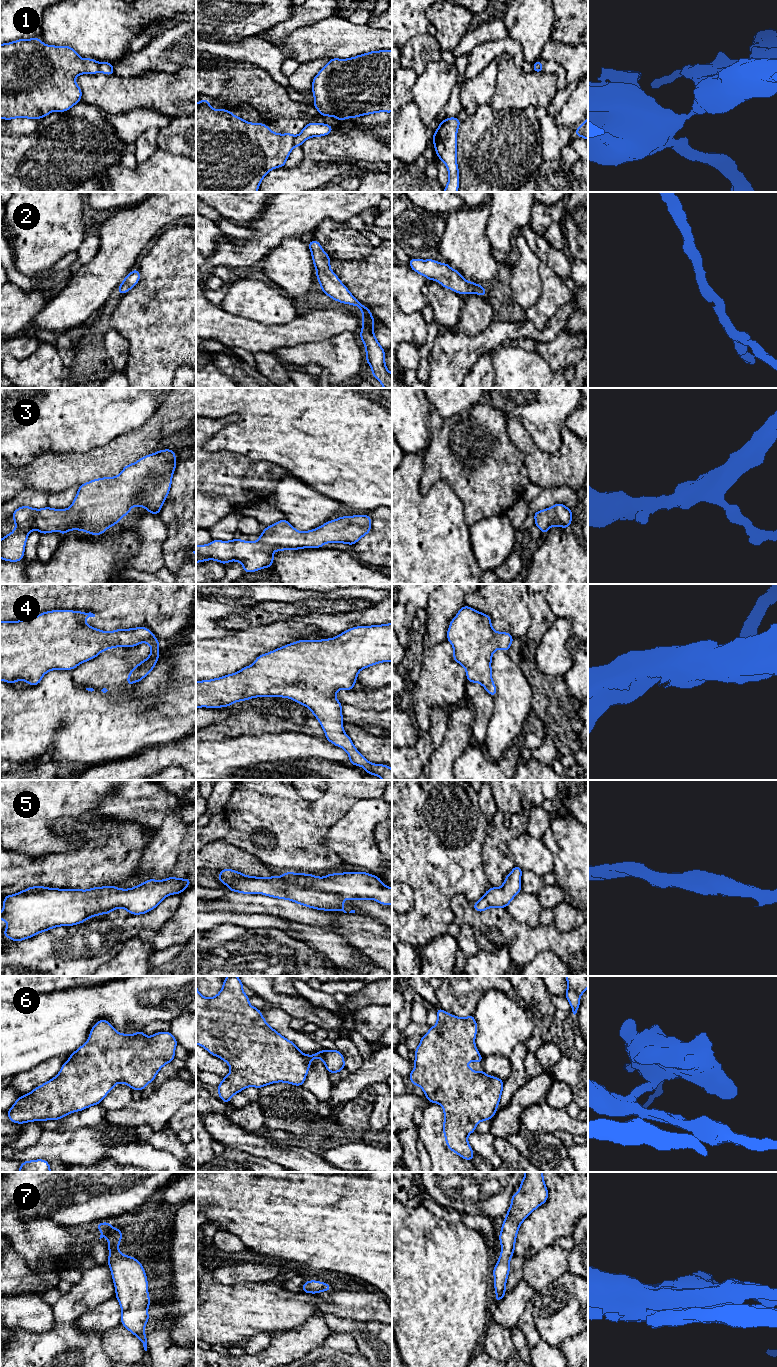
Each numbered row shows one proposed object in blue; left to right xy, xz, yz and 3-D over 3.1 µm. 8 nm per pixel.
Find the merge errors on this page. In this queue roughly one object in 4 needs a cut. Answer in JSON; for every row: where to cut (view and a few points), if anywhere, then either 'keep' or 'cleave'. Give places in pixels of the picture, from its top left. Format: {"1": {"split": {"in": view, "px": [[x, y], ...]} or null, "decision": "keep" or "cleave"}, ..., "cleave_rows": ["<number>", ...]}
{"1": {"split": {"in": "xy", "px": [[98, 63], [100, 71]]}, "decision": "cleave"}, "2": {"split": null, "decision": "keep"}, "3": {"split": null, "decision": "keep"}, "4": {"split": null, "decision": "keep"}, "5": {"split": null, "decision": "keep"}, "6": {"split": null, "decision": "keep"}, "7": {"split": null, "decision": "keep"}, "cleave_rows": ["1"]}

